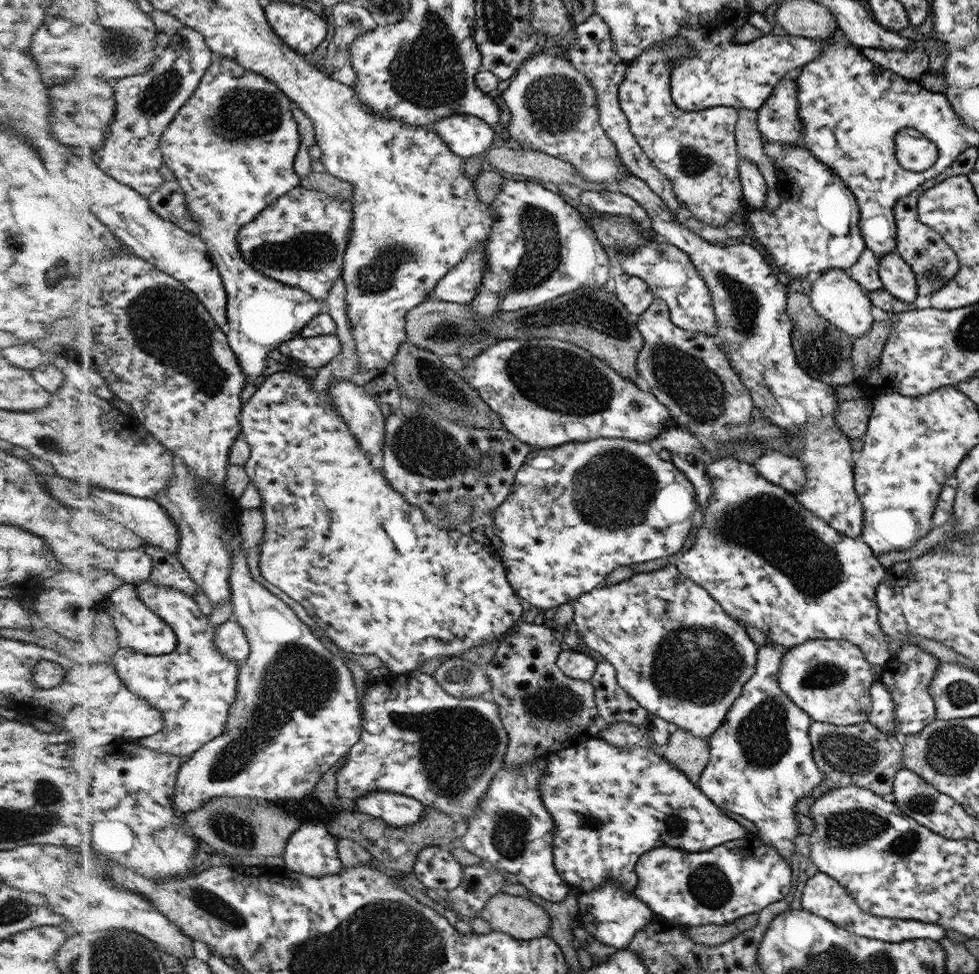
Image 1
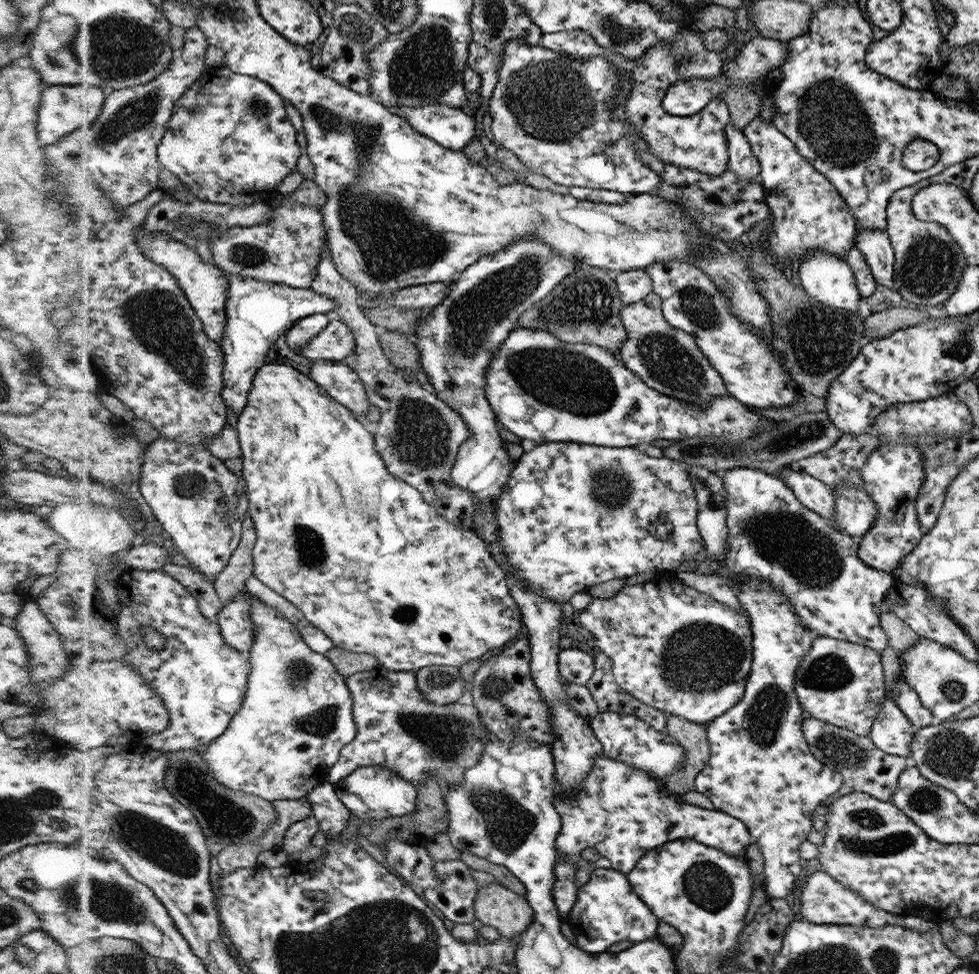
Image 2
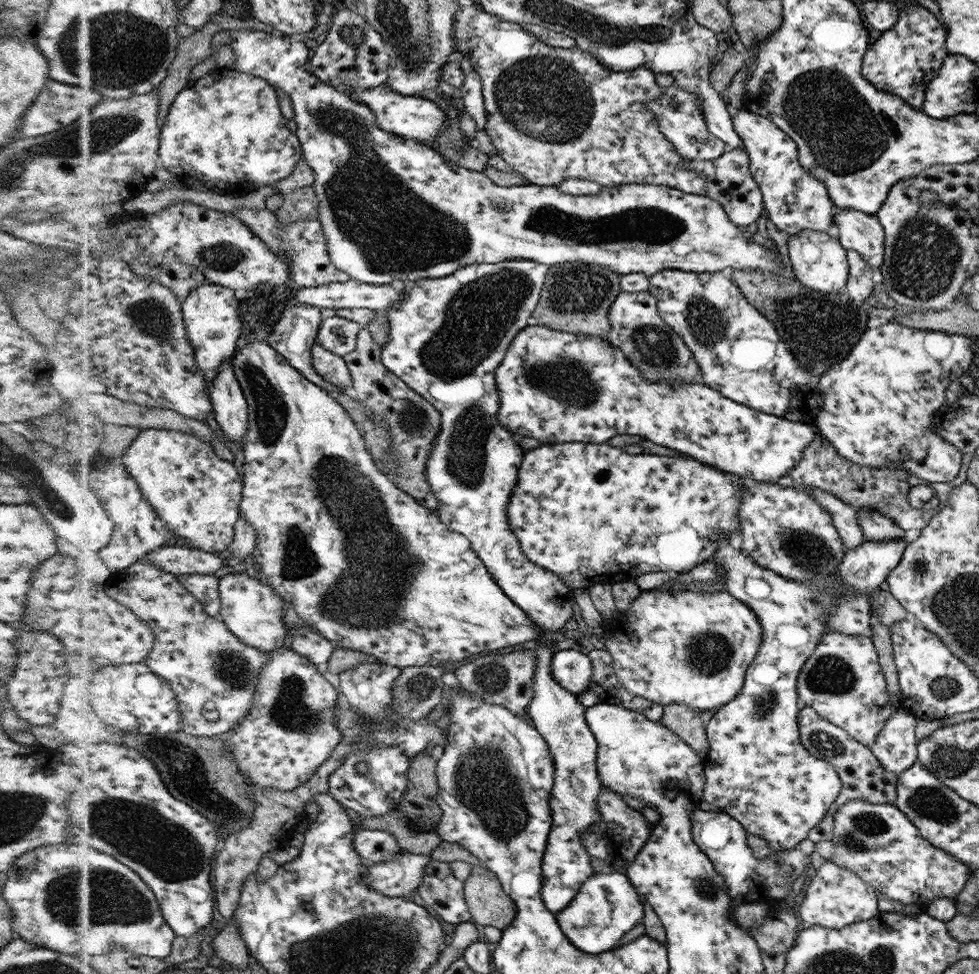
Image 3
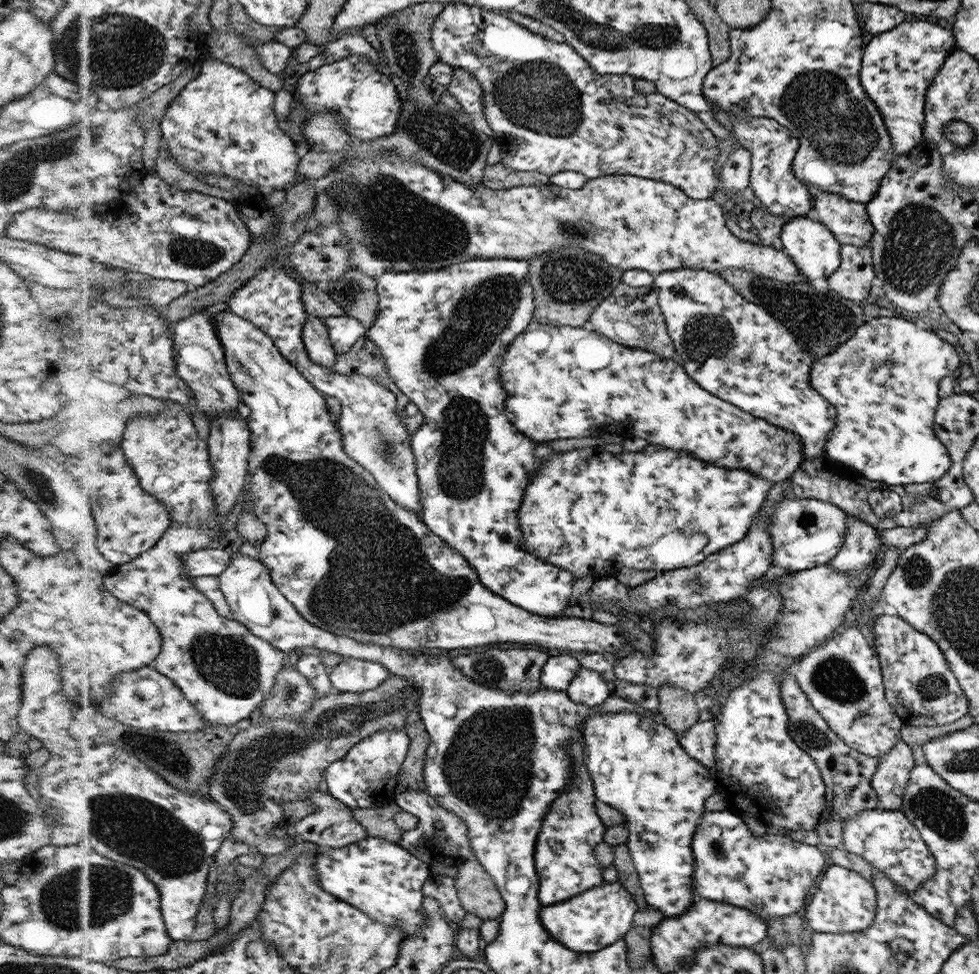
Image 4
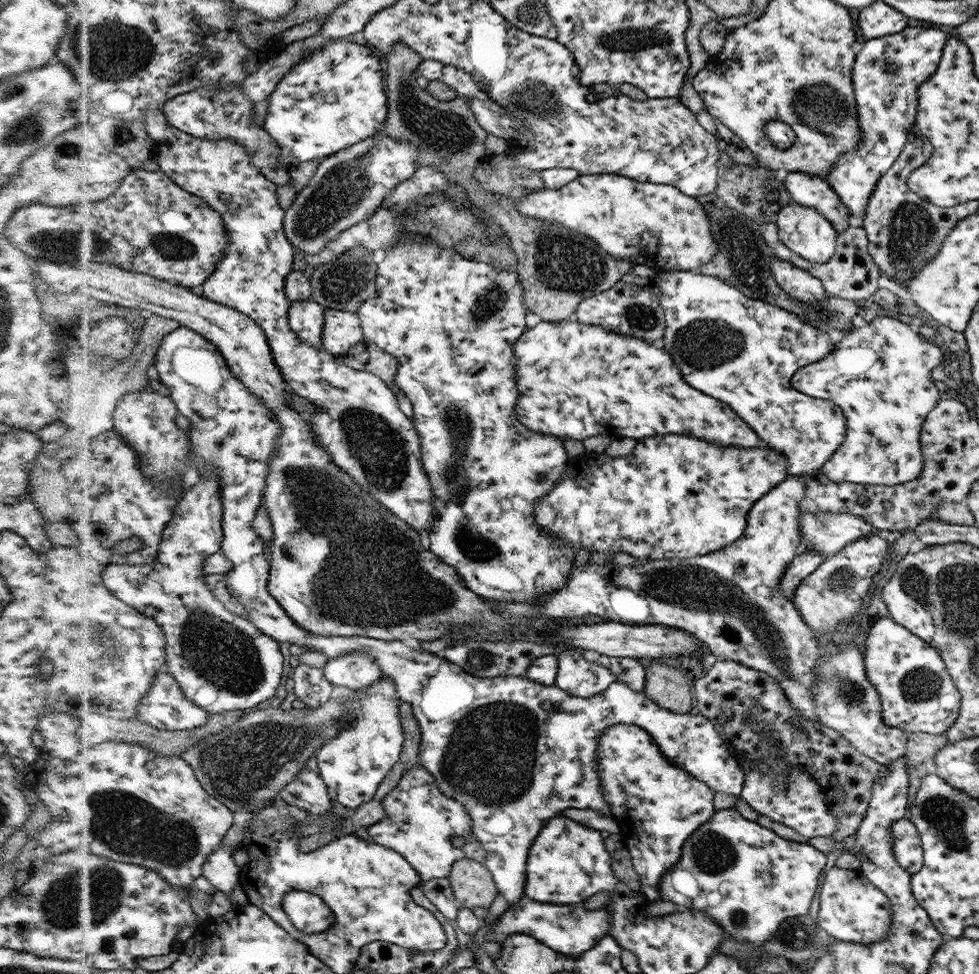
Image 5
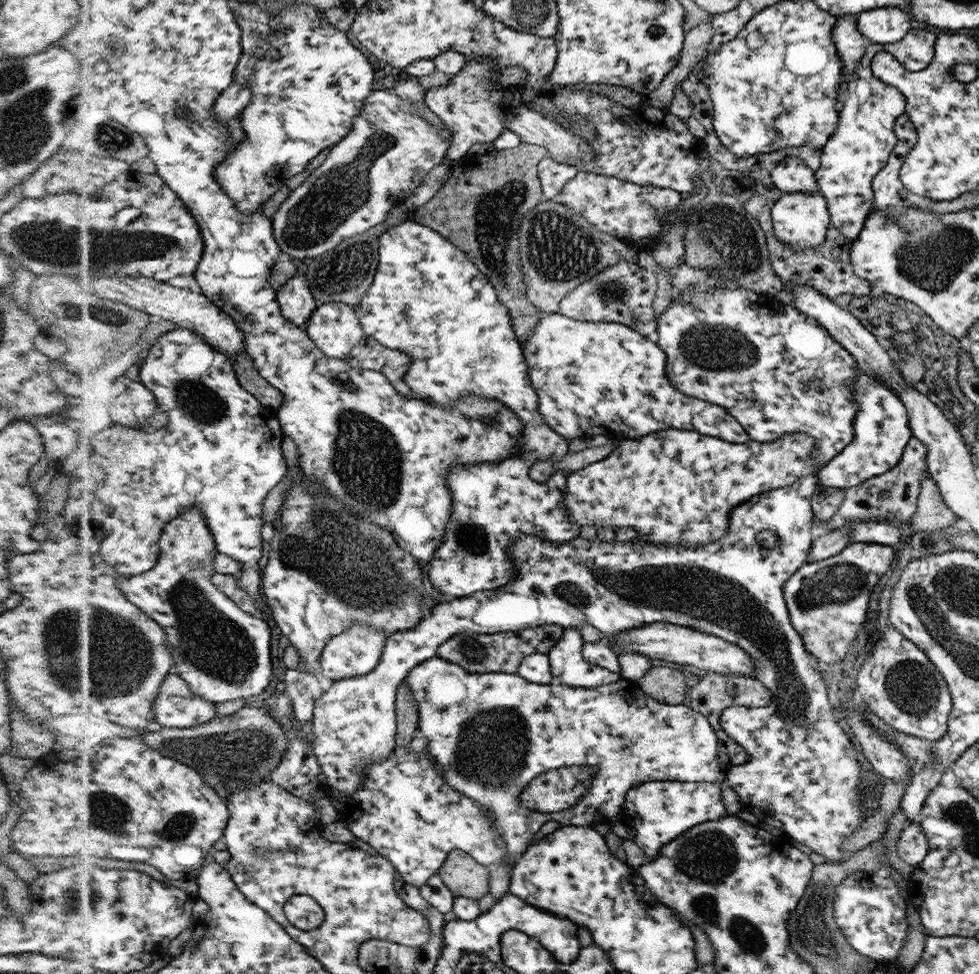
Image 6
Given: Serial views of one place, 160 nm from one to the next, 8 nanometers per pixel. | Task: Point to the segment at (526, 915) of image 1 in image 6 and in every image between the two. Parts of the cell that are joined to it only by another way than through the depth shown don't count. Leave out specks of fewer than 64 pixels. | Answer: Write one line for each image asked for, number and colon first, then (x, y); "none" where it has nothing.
2: (495, 905)
3: (489, 905)
4: (478, 892)
5: (473, 885)
6: (465, 877)

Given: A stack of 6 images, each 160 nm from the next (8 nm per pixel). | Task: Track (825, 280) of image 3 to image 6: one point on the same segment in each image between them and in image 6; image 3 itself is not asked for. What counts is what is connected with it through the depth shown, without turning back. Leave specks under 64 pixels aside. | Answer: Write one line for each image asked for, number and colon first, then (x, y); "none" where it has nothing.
4: (815, 250)
5: (807, 233)
6: (802, 220)

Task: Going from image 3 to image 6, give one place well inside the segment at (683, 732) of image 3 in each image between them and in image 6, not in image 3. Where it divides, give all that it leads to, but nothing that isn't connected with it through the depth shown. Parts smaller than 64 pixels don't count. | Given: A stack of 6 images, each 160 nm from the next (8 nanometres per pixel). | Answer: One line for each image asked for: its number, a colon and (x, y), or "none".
4: (679, 711)
5: (666, 686)
6: (665, 684)

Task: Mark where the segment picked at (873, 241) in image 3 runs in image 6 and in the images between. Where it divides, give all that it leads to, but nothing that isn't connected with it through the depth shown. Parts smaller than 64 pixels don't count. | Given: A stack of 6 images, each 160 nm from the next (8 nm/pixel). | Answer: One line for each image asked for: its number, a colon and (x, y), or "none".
4: (848, 220)
5: (808, 190)
6: (791, 175)

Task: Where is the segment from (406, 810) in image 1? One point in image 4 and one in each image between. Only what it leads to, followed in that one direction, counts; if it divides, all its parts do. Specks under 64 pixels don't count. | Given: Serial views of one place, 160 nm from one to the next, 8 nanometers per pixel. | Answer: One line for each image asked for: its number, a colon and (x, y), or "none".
2: (369, 792)
3: (375, 794)
4: (367, 776)

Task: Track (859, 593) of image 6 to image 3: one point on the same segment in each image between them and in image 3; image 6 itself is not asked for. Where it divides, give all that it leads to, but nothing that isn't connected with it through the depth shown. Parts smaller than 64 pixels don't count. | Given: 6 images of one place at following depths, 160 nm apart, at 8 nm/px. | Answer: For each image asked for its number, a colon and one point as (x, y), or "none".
3: (845, 517)
4: (859, 549)
5: (831, 595)

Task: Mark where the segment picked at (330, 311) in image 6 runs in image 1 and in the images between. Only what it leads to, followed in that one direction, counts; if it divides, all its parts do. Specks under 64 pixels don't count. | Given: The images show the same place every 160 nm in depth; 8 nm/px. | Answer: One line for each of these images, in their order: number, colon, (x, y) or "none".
1: (318, 351)
2: (336, 343)
3: (340, 335)
4: (344, 331)
5: (344, 330)

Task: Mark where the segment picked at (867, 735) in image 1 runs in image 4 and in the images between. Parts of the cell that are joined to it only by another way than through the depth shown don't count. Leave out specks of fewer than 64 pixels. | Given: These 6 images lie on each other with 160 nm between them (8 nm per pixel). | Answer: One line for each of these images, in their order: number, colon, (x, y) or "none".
2: (865, 768)
3: (862, 774)
4: (849, 775)

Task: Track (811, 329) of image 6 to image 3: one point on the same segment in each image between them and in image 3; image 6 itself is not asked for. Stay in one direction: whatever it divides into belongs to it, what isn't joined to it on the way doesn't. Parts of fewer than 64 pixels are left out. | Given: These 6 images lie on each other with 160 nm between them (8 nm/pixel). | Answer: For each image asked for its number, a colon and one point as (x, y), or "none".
3: (740, 353)
4: (735, 348)
5: (745, 352)

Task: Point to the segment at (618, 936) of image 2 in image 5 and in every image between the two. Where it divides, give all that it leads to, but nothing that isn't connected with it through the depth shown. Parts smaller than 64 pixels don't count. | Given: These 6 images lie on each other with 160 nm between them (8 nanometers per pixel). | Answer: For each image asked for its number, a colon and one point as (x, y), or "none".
3: (608, 905)
4: (587, 923)
5: (570, 929)

